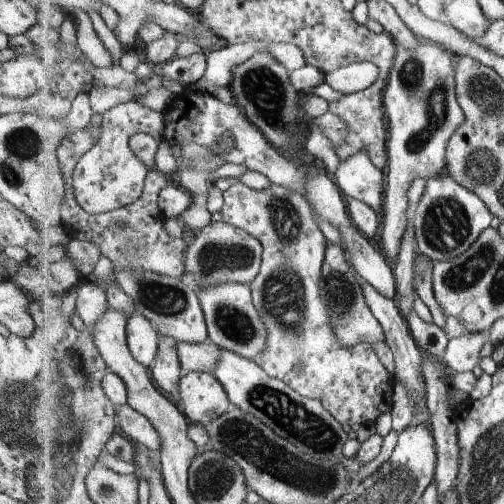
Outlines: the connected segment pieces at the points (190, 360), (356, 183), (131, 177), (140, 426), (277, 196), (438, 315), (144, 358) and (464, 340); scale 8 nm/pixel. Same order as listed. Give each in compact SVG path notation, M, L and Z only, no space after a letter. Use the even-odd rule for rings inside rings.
M209 339L204 343L178 341L178 353L183 373L201 371L215 374L224 352Z
M361 151L349 160L340 162L335 178L347 198L365 201L365 204L382 216L386 189L385 171L379 168L365 151Z
M137 102L118 104L104 112L101 121L102 135L99 142L90 148L74 168L74 185L79 204L91 215L107 214L133 204L144 194L145 181L148 178L146 165L133 152L130 145L132 136L145 133L155 140L164 140L165 115Z
M127 403L125 406L120 406L116 416L120 428L130 441L152 452L160 452L162 449L161 437L144 414L141 414Z
M241 180L224 192L224 200L223 220L245 229L258 238L264 247L260 274L250 284L257 310L268 330L267 347L254 358L256 363L304 397L319 399L341 424L370 426L381 414L391 412L394 379L381 362L376 348L371 343L343 345L336 335L330 306L323 297L322 268L328 250L328 238L316 221L311 202L301 193L275 183L265 190L256 191Z
M420 254L416 262L415 285L420 300L430 308L434 316L434 322L443 329L447 326L447 316L444 312L444 308L435 296L434 266L434 262L431 262L429 258L425 258L423 254Z
M135 313L128 320L126 333L132 355L151 370L160 350L159 335L161 334L157 328L145 316Z
M485 331L466 332L449 341L444 360L454 371L471 371L479 362L479 352L488 341Z

